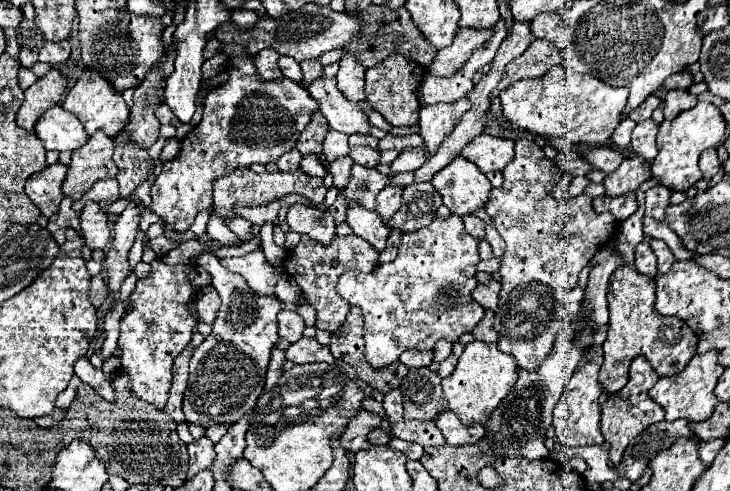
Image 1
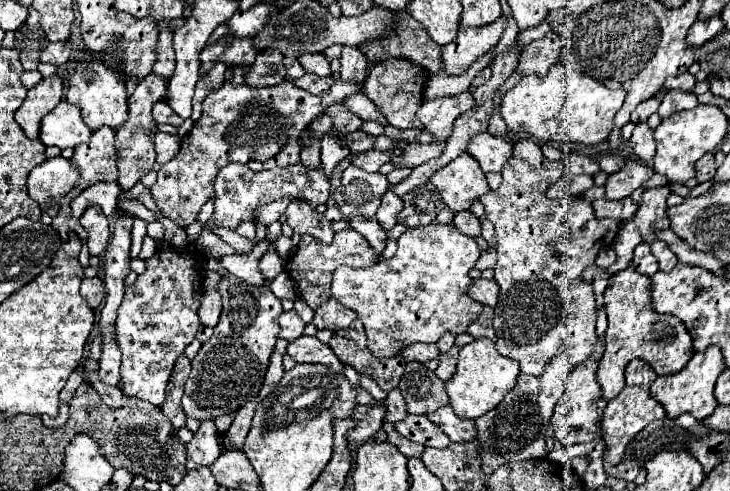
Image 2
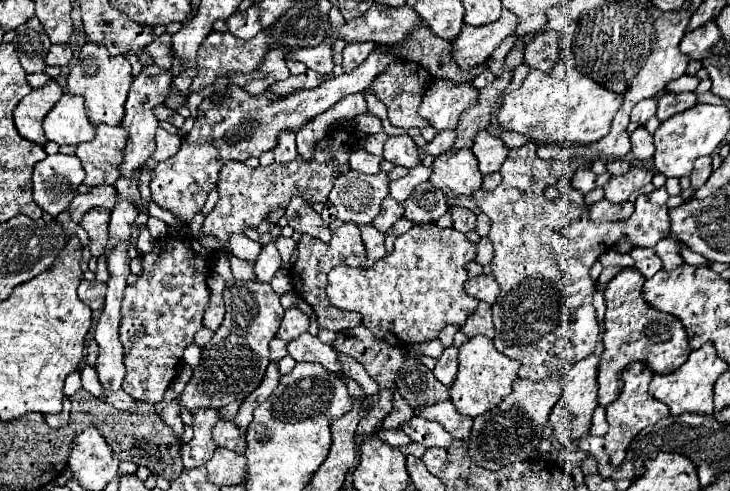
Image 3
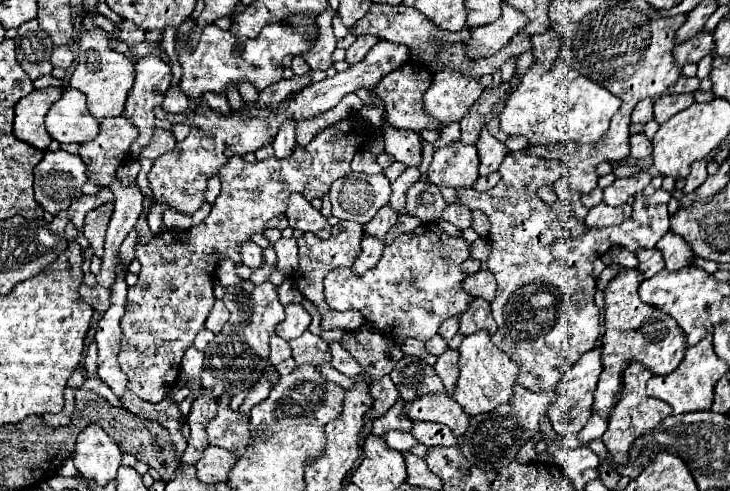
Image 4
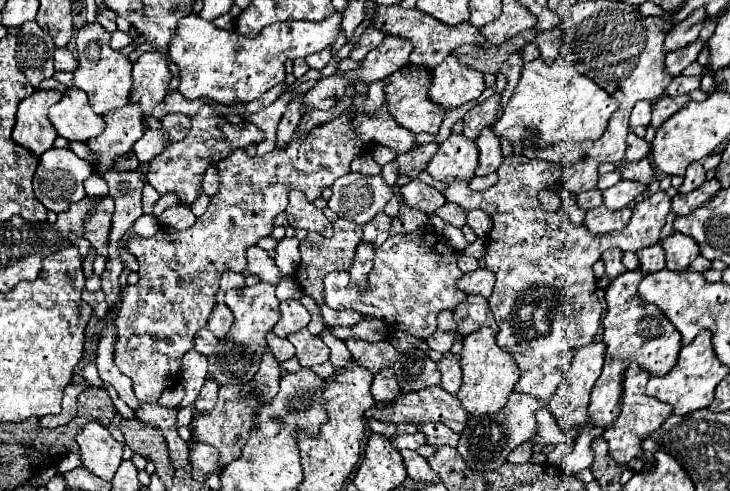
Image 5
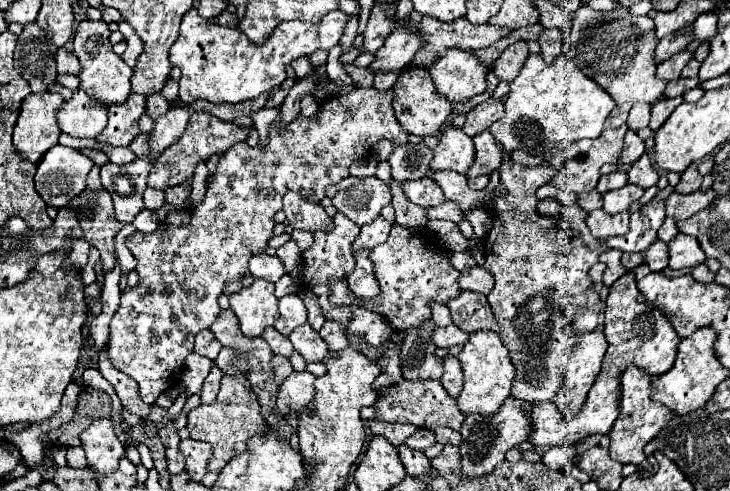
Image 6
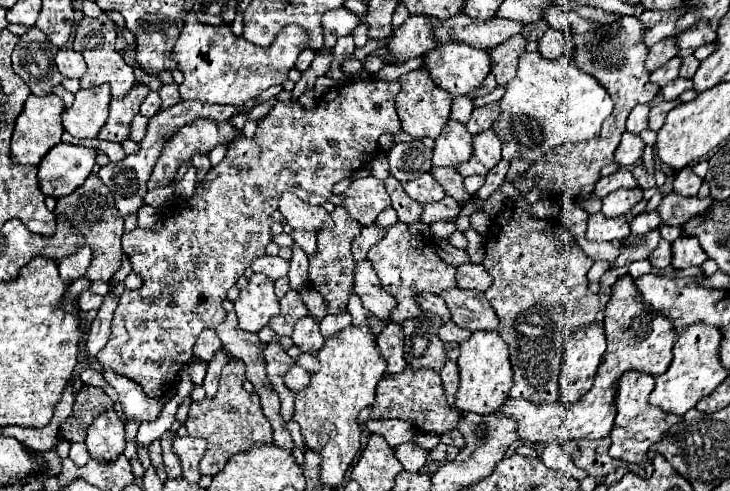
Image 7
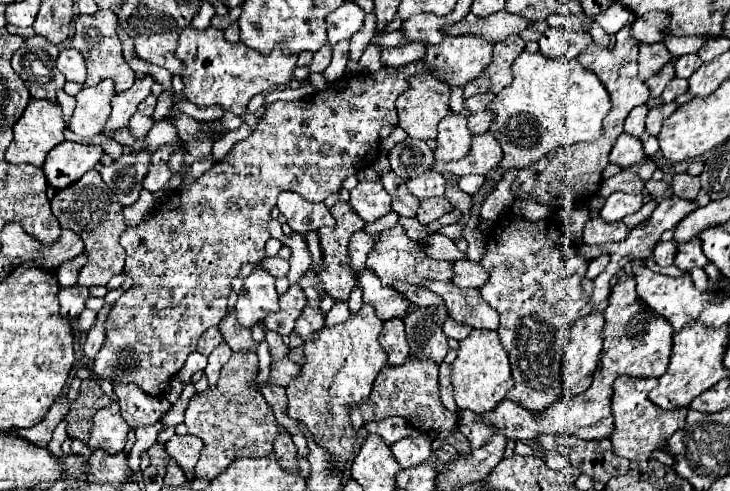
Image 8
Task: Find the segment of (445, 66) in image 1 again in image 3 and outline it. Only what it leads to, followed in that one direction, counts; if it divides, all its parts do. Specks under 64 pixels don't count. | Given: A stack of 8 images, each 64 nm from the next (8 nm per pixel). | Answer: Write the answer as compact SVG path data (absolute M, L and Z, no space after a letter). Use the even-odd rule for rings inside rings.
M502 8L502 16L488 26L464 26L456 44L456 62L460 68L470 68L472 64L482 64L492 56L492 52L516 32L518 26L516 14L508 8Z

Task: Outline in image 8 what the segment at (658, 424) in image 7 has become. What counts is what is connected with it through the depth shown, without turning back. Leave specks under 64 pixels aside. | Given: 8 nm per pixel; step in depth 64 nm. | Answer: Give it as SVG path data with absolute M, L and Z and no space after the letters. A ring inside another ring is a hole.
M620 376L614 382L614 394L612 394L612 414L614 414L614 434L612 434L612 446L614 452L622 458L628 458L632 464L642 464L648 462L652 452L666 446L668 438L684 428L686 420L686 408L676 408L676 410L662 410L654 406L646 398L646 382L644 378L630 378L630 376Z

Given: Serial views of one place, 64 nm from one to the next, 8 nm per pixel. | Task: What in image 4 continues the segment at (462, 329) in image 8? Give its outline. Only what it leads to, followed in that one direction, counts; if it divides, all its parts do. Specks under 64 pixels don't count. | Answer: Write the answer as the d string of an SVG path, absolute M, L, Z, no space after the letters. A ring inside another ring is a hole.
M436 334L434 338L430 338L430 340L426 342L426 348L428 348L432 354L440 356L440 354L444 354L444 352L448 350L448 342L446 342L440 334Z

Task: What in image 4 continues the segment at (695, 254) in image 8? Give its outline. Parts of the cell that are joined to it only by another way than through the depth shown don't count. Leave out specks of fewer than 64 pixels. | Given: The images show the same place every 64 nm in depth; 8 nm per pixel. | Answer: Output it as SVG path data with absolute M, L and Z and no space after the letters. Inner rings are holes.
M668 232L660 244L656 244L658 250L662 250L664 262L666 262L666 270L680 270L684 266L688 266L694 258L694 250L690 248L688 242L684 242L684 238L680 238L674 232Z

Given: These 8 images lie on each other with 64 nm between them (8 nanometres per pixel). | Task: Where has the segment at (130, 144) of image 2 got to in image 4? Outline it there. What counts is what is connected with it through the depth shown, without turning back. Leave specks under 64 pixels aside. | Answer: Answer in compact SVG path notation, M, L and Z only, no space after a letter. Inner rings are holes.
M148 54L134 64L136 80L128 94L124 114L132 118L132 122L140 128L140 140L132 144L132 158L138 158L140 150L150 142L154 132L154 108L162 104L166 90L172 80L170 66L162 62L158 56Z

